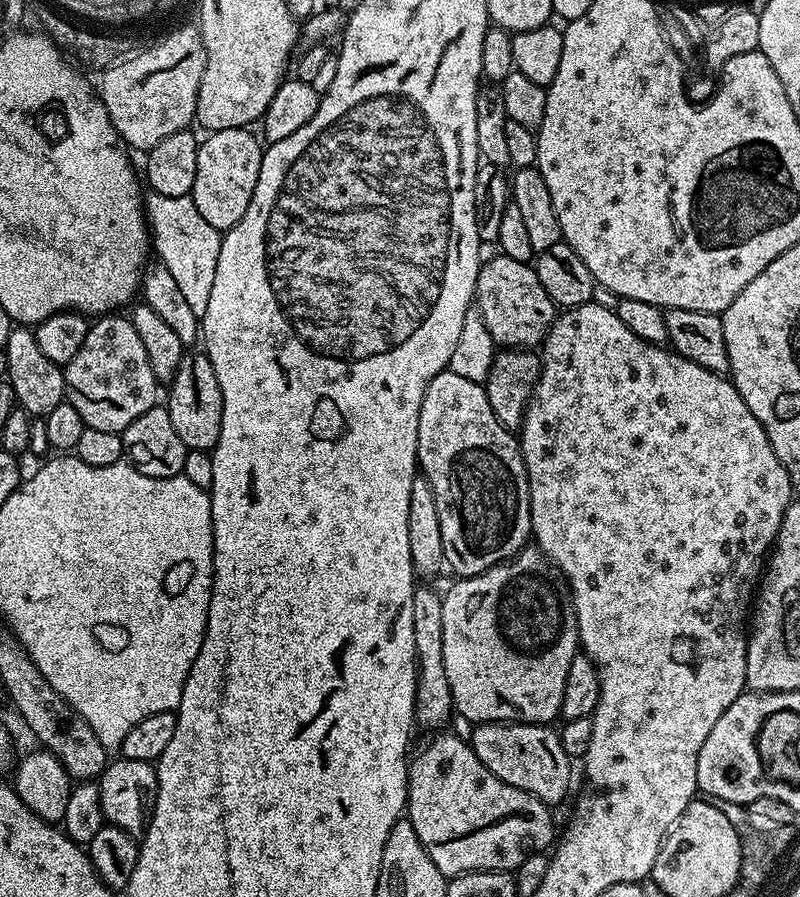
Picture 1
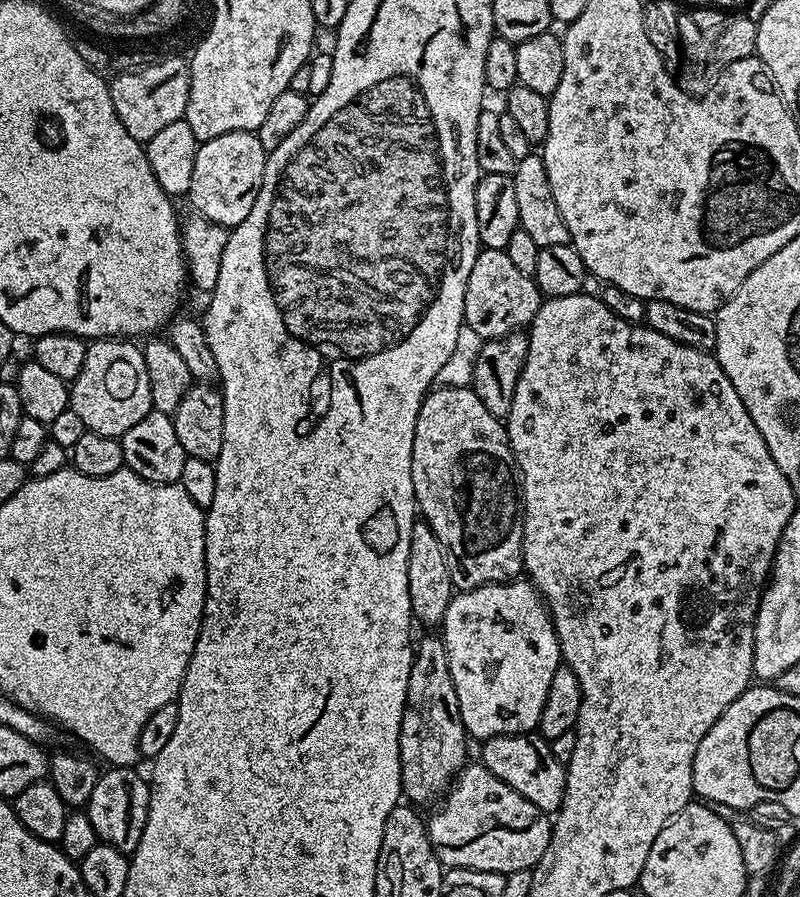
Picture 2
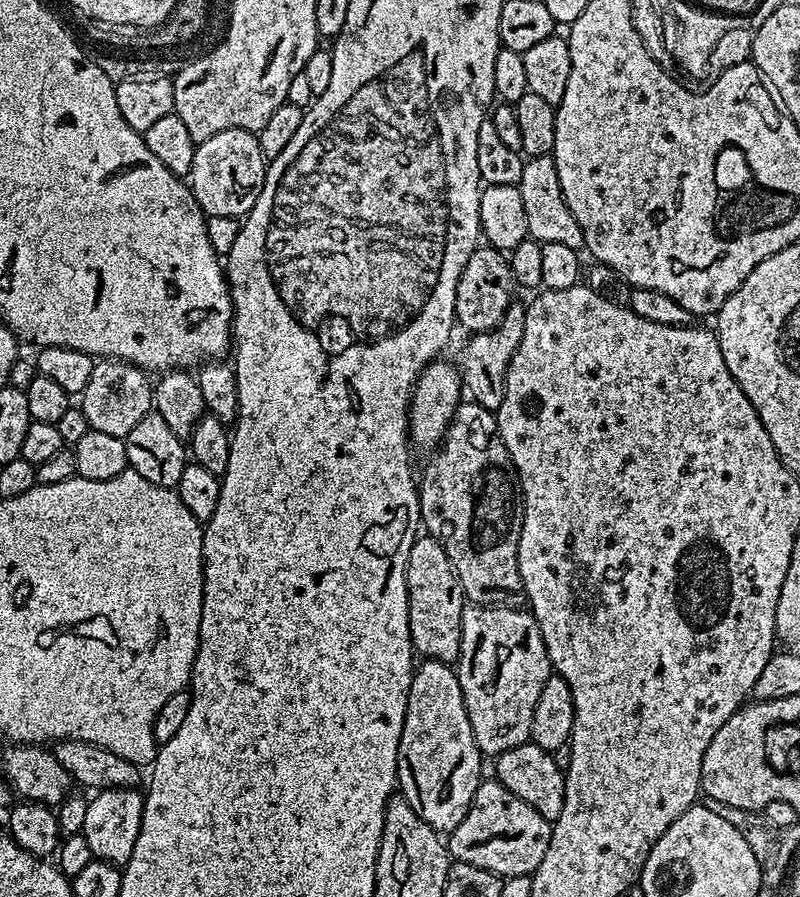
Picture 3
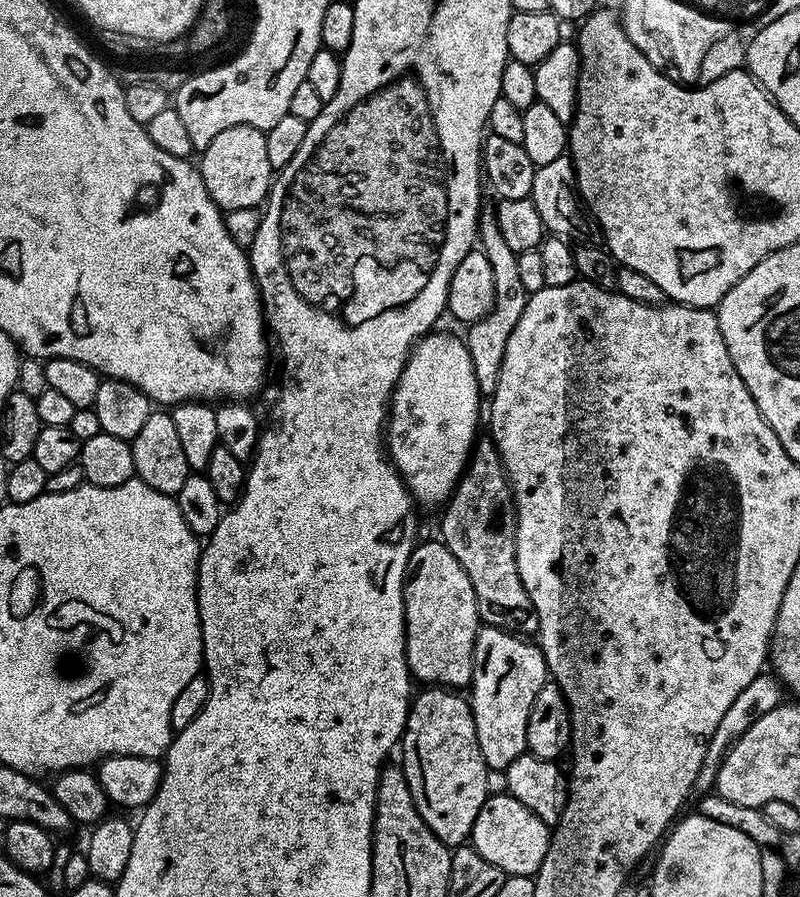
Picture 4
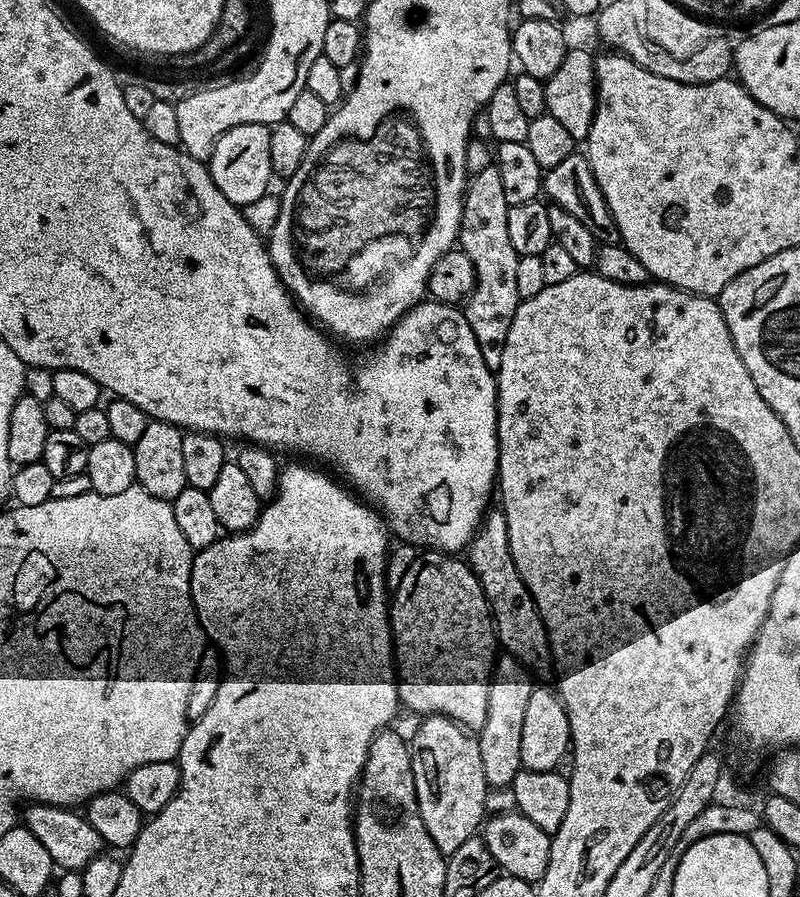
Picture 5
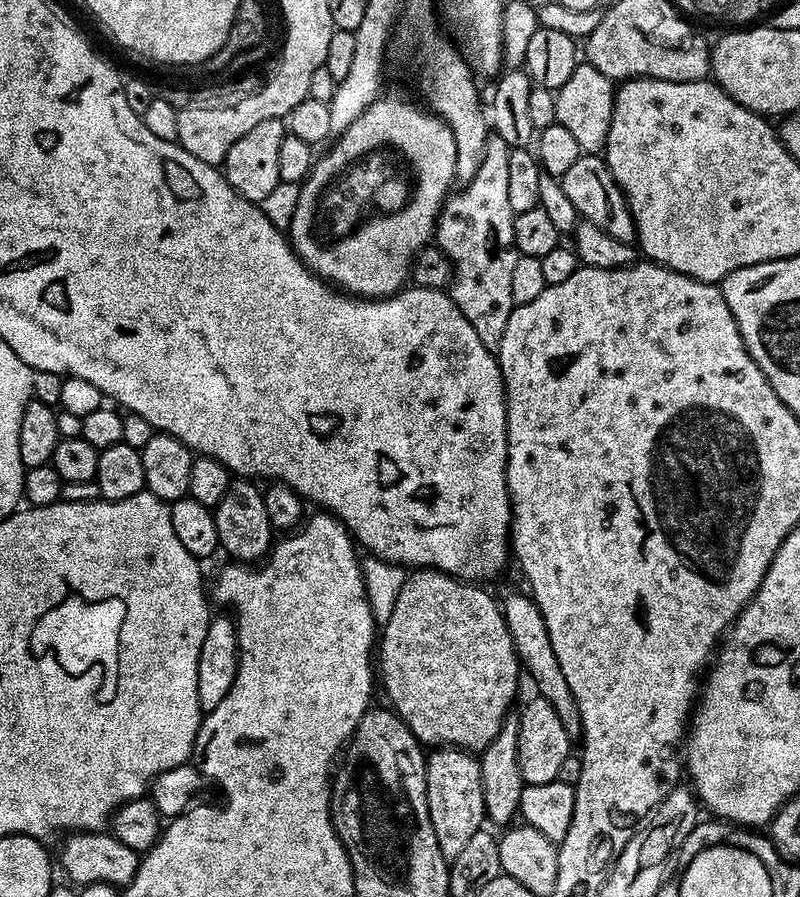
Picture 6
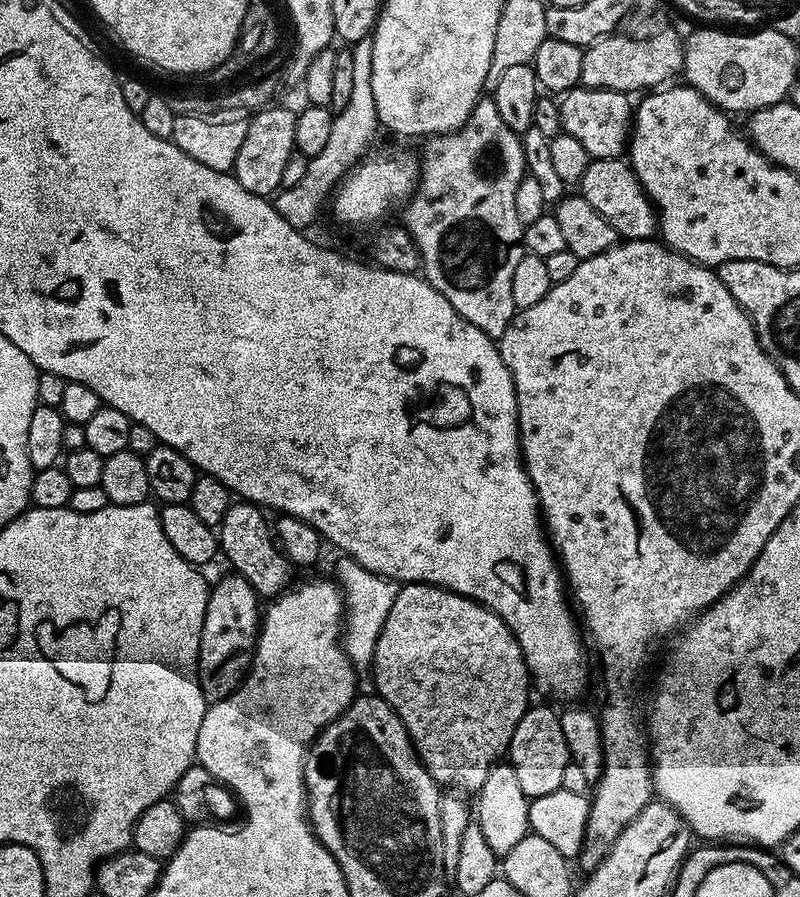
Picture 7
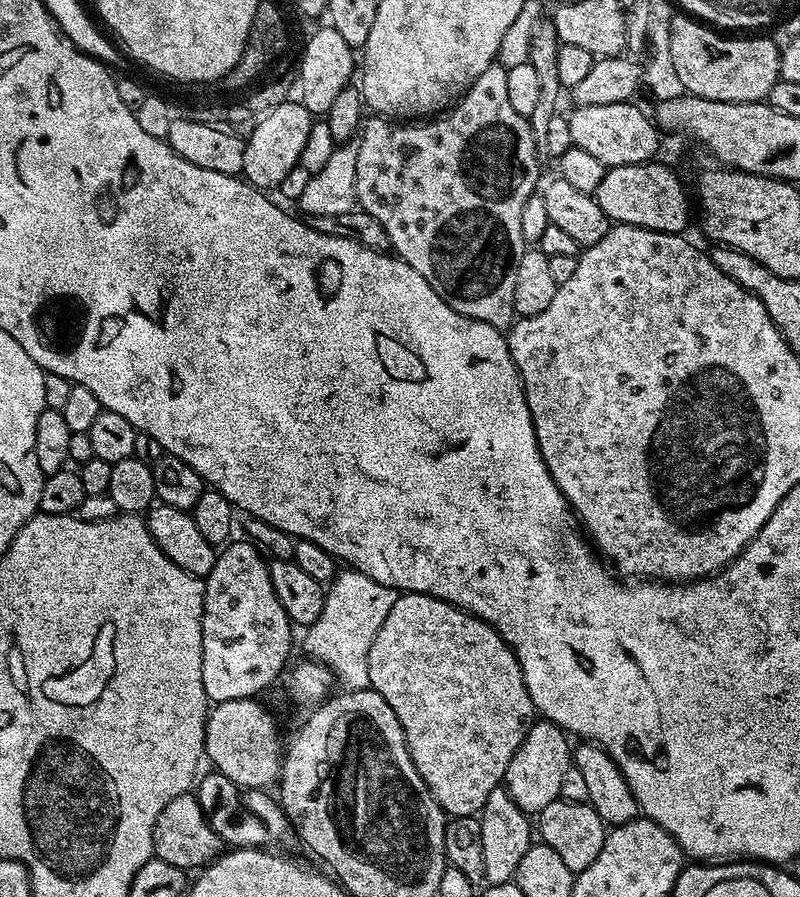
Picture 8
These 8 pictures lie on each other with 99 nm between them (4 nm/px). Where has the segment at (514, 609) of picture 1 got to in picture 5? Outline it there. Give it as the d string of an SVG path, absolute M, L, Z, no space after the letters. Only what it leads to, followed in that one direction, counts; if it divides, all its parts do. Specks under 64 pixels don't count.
M507 663L499 665L499 675L488 685L486 722L478 730L478 739L482 750L482 774L486 774L486 782L489 789L492 790L507 789L522 770L520 767L522 717L526 714L526 705L534 687L533 681L523 671L518 670L515 663Z

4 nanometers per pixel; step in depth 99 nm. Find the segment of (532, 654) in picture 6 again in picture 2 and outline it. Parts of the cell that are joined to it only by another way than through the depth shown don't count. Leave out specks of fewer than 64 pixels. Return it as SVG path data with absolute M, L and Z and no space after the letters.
M464 386L464 388L440 387L433 387L425 396L414 426L414 450L410 462L410 478L414 482L414 494L416 495L419 515L422 517L423 523L428 524L430 530L434 530L438 542L442 542L442 550L448 559L453 589L467 590L483 584L503 584L517 579L521 575L524 559L524 506L522 503L522 481L512 447L508 441L507 427L502 423L501 417L490 414L490 410L486 410L486 406L482 406L482 398L478 398L478 394L471 386Z

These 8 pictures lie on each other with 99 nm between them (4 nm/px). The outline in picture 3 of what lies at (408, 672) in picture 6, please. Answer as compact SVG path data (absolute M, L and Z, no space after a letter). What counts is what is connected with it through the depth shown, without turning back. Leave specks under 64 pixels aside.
M417 535L416 541L410 546L410 558L406 566L406 590L413 649L421 657L455 665L460 659L460 631L466 601L454 566L436 537Z

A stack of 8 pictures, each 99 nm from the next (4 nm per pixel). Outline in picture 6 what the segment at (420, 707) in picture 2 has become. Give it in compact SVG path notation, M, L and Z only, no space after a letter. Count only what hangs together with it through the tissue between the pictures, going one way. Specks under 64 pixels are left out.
M440 746L427 753L424 768L428 772L426 802L430 810L430 826L434 826L438 850L442 850L444 859L450 862L458 858L458 853L466 847L466 841L486 824L480 762L471 751Z

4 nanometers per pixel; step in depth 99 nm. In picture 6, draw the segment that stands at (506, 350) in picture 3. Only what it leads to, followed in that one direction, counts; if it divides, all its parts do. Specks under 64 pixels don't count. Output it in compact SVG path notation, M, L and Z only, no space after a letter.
M494 134L489 135L488 141L484 146L484 153L482 154L482 164L478 166L474 178L470 183L463 185L463 187L459 189L461 192L453 191L451 195L445 199L444 203L440 205L440 216L436 219L436 230L434 233L435 247L443 252L445 260L447 260L449 265L454 269L454 275L450 280L450 295L452 301L458 306L458 310L462 310L466 322L470 322L470 326L474 326L475 332L478 333L478 338L482 338L482 346L493 350L499 349L500 343L502 342L502 334L506 334L506 322L510 318L514 307L512 295L510 294L510 278L514 271L514 262L516 261L518 253L516 251L516 243L514 242L514 213L510 210L510 194L507 192L510 186L511 153L512 149L508 147L506 142L502 142L502 138L498 138Z

